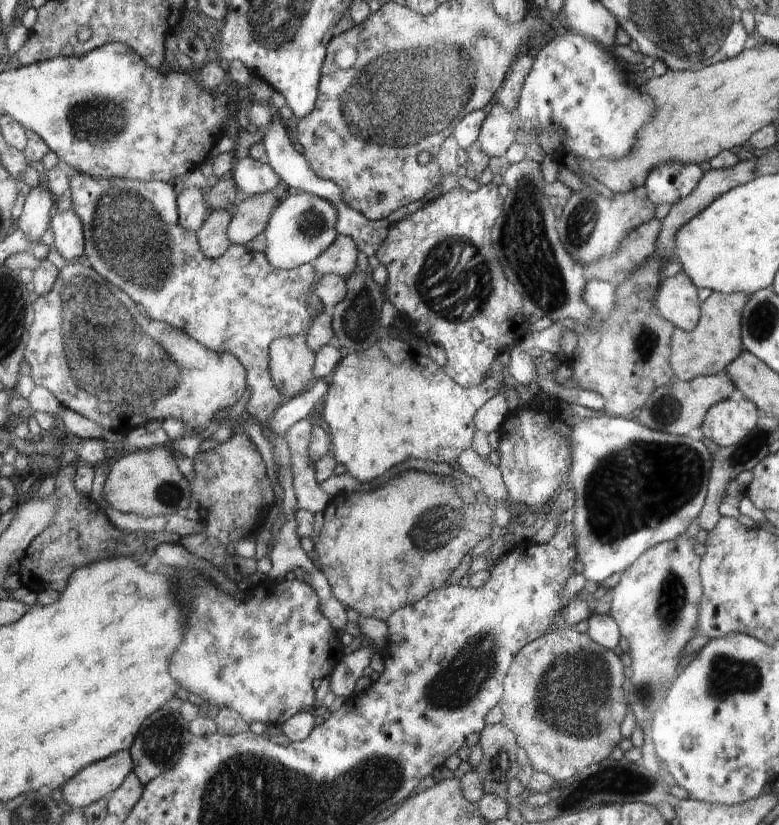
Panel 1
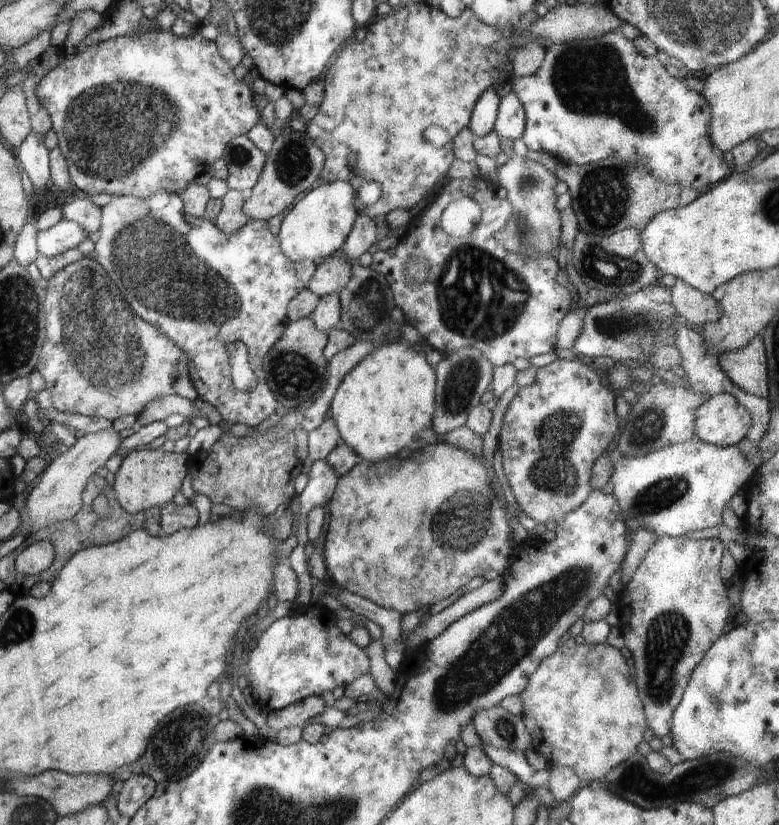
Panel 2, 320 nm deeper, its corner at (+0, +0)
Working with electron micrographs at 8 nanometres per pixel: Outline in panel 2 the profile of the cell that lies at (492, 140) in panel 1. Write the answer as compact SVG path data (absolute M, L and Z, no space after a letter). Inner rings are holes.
M511 91L500 98L498 115L494 122L493 131L499 138L515 141L522 137L526 127L525 111L518 96Z

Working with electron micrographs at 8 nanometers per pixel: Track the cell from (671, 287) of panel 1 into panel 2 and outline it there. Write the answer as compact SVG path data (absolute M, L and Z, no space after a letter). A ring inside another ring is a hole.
M677 279L674 286L669 289L674 312L683 318L687 325L714 323L722 317L722 308L718 301L681 279Z

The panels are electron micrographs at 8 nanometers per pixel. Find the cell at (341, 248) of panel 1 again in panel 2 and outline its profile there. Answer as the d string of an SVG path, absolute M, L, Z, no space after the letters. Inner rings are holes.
M360 214L353 231L350 232L349 239L345 241L342 248L345 258L351 263L357 262L360 256L377 243L376 234L378 234L376 222L368 216Z

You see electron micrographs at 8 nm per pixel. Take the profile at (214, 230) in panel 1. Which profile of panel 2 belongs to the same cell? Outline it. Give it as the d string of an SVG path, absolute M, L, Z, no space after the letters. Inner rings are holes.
M229 189L221 199L222 208L218 216L216 216L214 224L226 236L236 234L240 228L243 228L251 220L242 212L245 200L245 192L233 189Z

